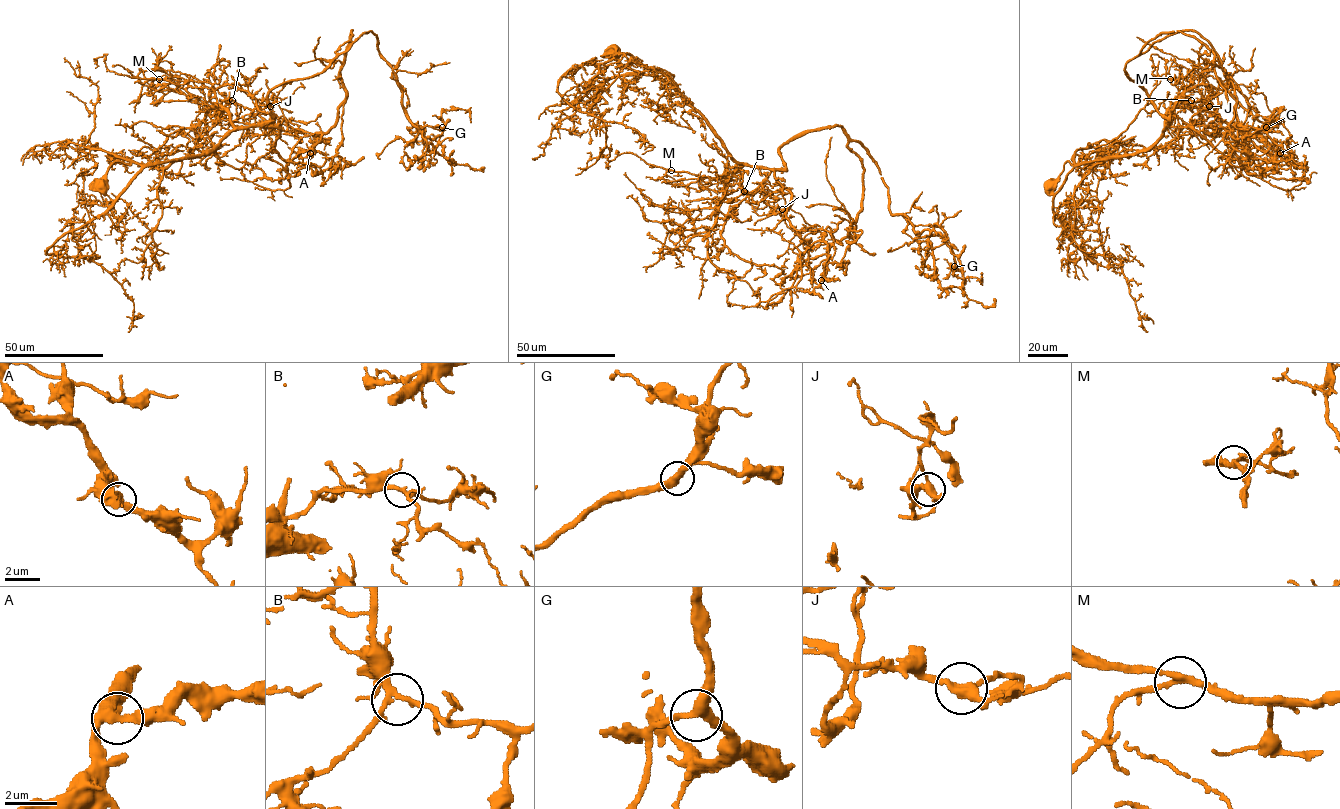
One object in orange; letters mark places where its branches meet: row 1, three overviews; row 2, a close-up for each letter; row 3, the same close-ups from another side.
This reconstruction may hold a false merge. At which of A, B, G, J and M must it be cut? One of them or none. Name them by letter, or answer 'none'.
none

